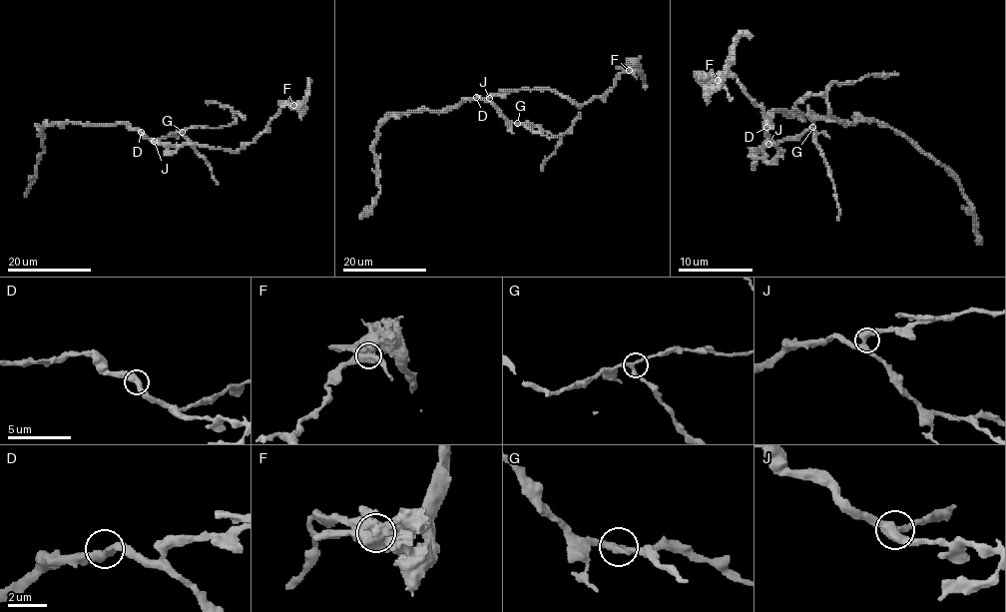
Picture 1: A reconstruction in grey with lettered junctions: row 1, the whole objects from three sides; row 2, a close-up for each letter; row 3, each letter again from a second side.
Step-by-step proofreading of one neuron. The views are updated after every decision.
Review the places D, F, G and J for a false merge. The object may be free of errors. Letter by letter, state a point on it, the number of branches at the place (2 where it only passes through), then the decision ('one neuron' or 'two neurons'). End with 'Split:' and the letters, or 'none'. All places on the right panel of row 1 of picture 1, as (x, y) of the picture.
D: place (766, 127); branches 2; one neuron
F: place (718, 80); branches 3; two neurons
G: place (812, 127); branches 3; one neuron
J: place (768, 144); branches 3; one neuron
Split: F

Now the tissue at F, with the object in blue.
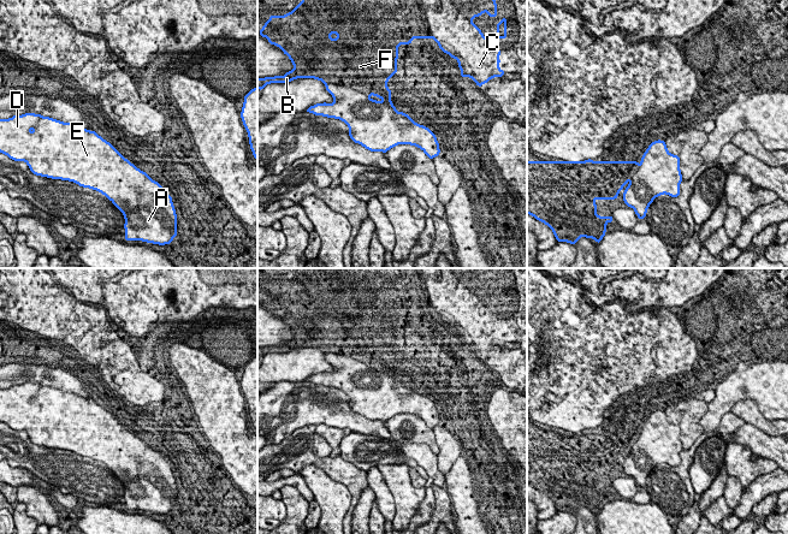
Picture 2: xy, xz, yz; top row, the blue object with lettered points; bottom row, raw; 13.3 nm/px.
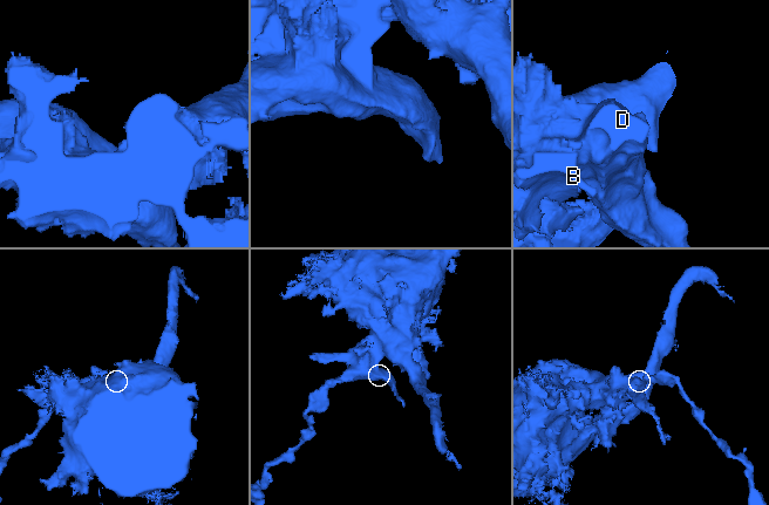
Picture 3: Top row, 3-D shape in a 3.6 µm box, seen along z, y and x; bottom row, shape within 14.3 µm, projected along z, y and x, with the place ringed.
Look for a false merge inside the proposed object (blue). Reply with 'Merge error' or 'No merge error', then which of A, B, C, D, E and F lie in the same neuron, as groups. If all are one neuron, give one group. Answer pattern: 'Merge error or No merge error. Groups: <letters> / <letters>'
Merge error. Groups: A D E / B C F

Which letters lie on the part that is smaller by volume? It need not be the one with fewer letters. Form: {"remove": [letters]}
{"remove": ["A", "D", "E"]}

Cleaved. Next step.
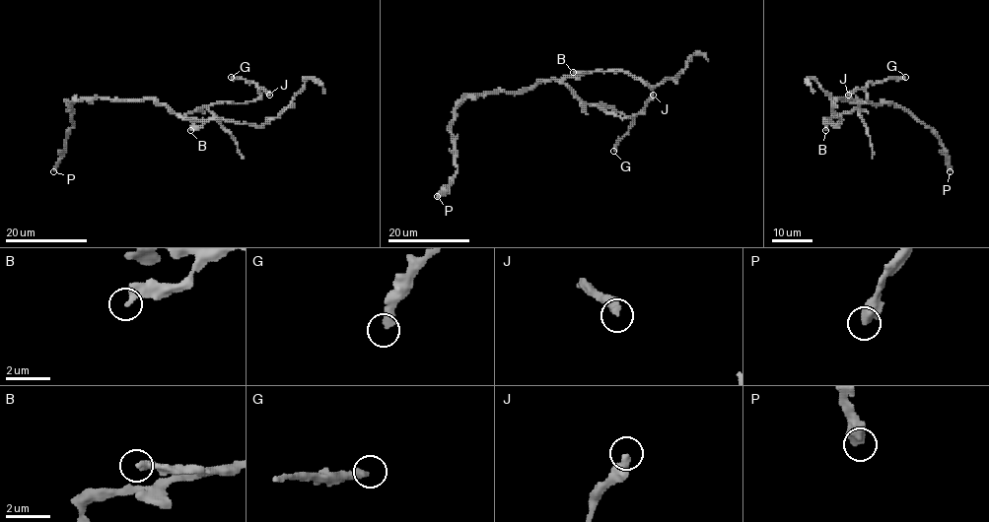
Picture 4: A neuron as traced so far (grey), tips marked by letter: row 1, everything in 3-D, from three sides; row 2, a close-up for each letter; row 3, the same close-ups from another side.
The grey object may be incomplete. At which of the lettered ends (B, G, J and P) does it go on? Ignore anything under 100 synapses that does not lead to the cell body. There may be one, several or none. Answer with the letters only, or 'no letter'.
P

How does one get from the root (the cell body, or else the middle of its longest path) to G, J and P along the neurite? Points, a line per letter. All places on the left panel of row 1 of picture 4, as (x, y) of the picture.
G: (155, 99), (177, 114), (185, 115), (213, 103), (252, 101), (259, 96), (259, 88), (254, 83), (231, 77)
J: (155, 99), (177, 114), (185, 115), (213, 103), (252, 101), (261, 90), (269, 95)
P: (155, 99), (84, 97), (68, 103), (74, 126), (53, 171)

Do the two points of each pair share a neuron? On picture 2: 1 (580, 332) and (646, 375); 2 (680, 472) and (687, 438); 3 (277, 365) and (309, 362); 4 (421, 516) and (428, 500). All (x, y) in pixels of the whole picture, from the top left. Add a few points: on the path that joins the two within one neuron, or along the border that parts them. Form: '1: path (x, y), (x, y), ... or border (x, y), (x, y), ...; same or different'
1: path (597, 349), (614, 366), (629, 366); same
2: border (704, 432), (683, 450); different
3: path (285, 365), (298, 365), (301, 362); same
4: path (424, 512), (427, 504); same

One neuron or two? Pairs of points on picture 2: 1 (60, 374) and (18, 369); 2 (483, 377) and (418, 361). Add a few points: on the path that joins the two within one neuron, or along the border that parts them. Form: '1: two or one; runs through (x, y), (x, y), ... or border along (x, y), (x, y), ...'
1: one; runs through (49, 374), (29, 373)
2: one; runs through (467, 377), (449, 377), (433, 363)

